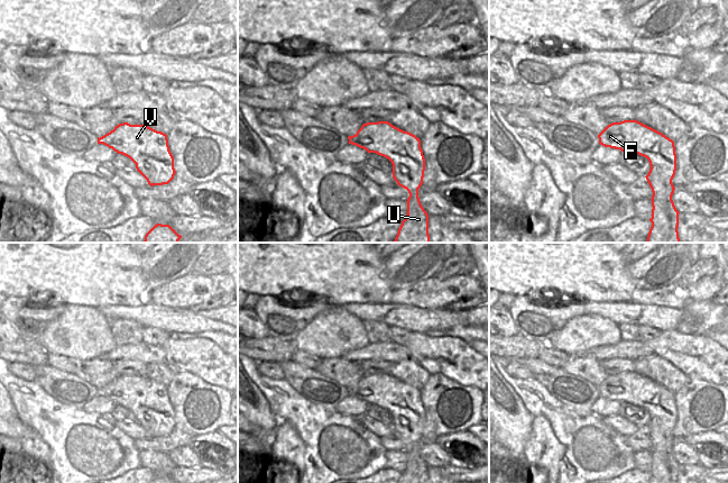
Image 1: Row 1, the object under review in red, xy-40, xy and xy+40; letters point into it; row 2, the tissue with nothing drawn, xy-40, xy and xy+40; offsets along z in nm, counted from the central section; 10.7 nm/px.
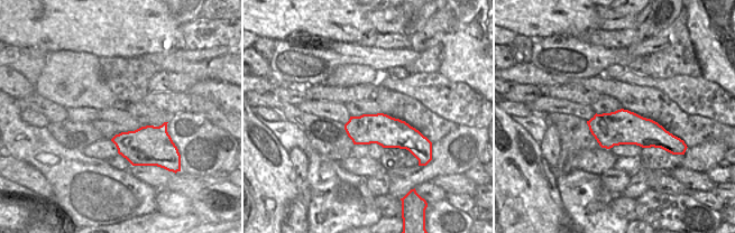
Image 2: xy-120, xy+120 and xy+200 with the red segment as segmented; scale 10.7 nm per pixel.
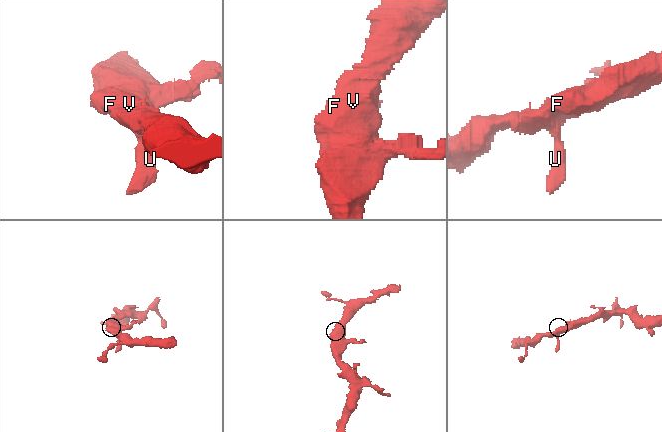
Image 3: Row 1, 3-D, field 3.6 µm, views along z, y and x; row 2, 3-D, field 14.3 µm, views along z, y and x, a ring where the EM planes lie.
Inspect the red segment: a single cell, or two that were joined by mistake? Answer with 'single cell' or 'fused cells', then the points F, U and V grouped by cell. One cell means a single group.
single cell | F U V

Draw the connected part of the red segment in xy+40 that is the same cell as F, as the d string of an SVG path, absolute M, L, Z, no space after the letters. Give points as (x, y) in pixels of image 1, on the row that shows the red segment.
M635 119L608 125L598 138L605 147L630 152L648 160L651 168L645 177L653 192L653 209L646 243L680 243L680 212L672 200L675 190L672 180L676 171L674 142Z

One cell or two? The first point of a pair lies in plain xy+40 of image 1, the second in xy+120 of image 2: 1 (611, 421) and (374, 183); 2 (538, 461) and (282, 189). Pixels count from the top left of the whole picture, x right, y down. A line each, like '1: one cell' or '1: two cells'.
1: two cells
2: two cells

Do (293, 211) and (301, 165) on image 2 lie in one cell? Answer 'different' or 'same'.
same

